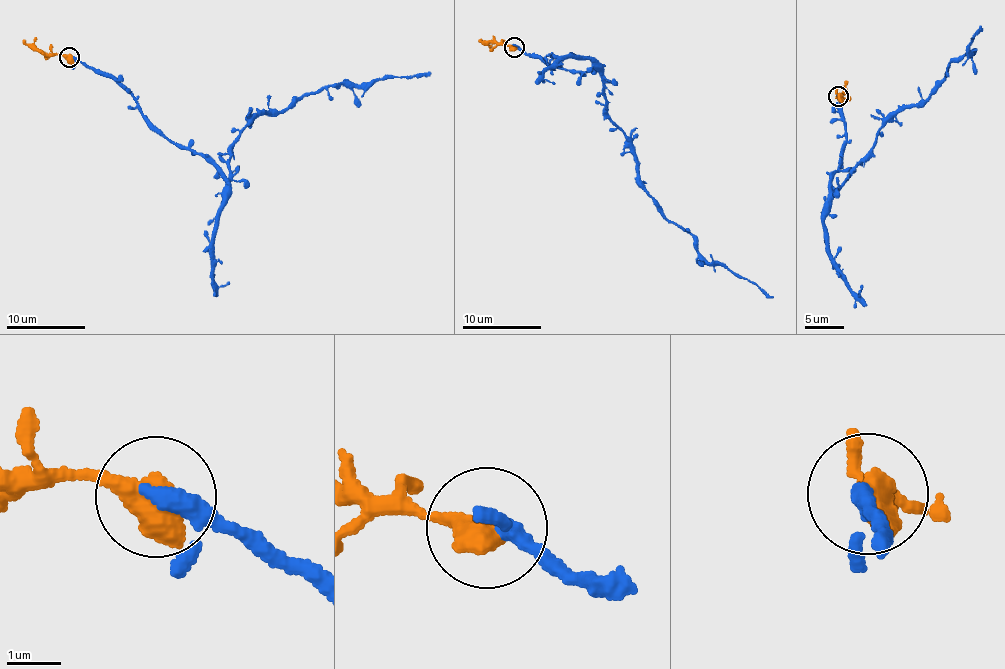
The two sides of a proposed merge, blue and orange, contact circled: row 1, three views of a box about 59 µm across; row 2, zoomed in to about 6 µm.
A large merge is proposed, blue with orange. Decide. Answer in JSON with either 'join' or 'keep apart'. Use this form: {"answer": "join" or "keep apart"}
{"answer": "join"}

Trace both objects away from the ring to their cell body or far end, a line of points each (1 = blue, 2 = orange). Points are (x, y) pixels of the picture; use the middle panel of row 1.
1: (514, 46), (549, 69), (597, 68), (637, 184), (711, 264), (773, 297)
2: (514, 46), (479, 41)

